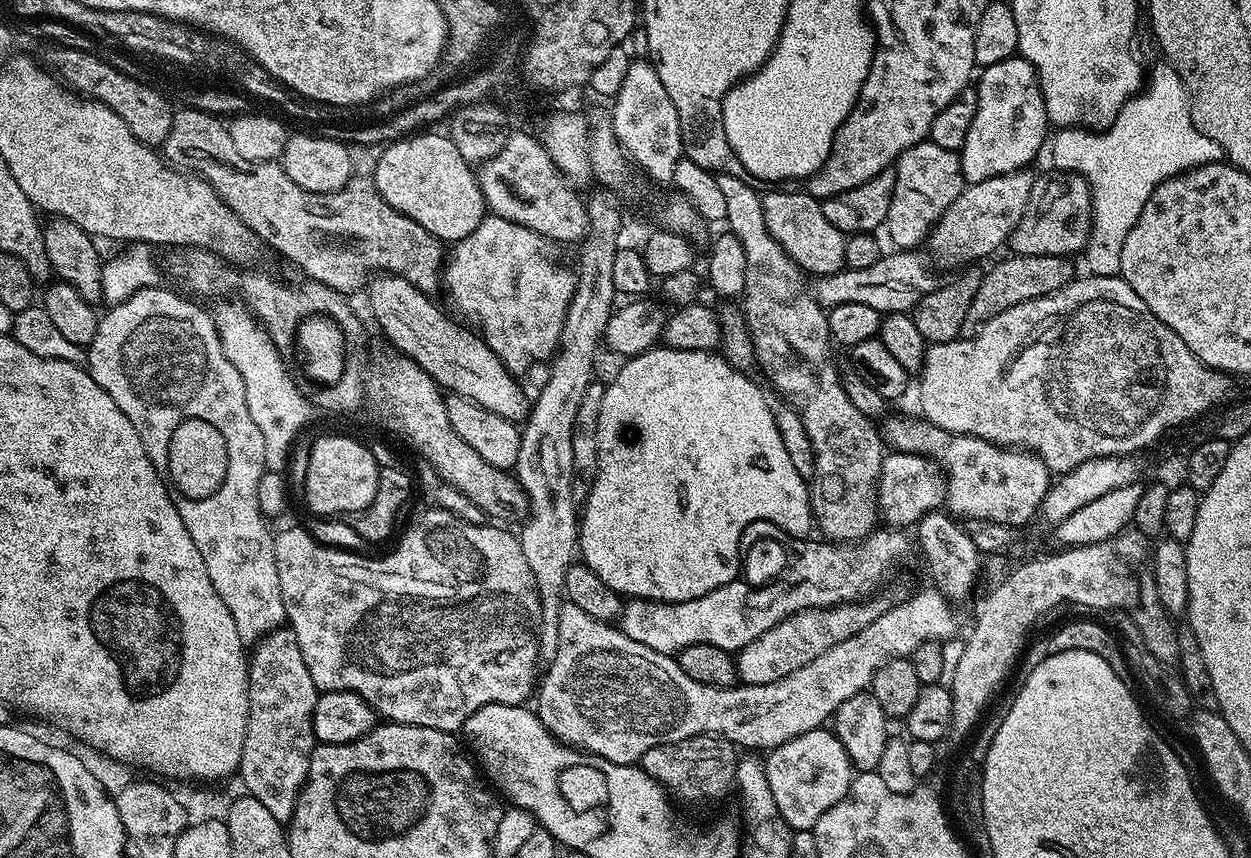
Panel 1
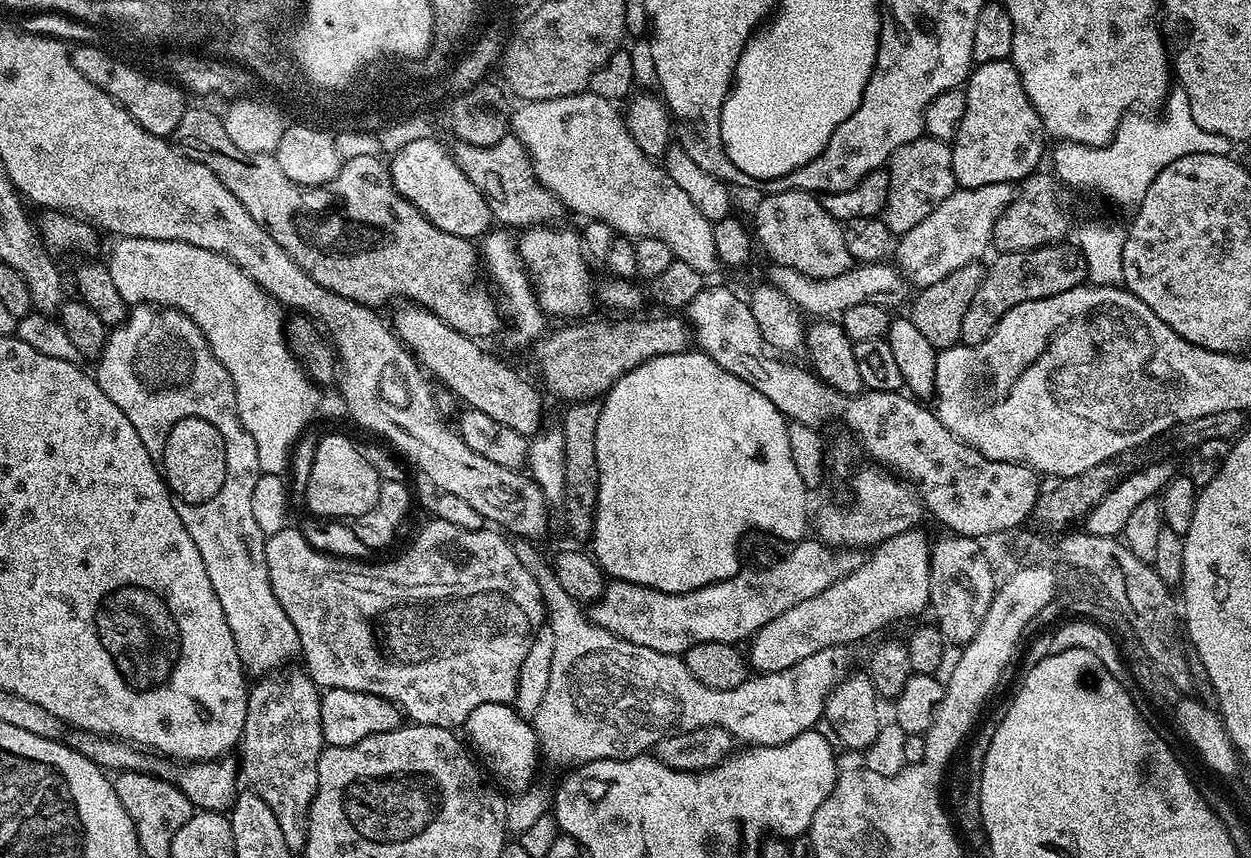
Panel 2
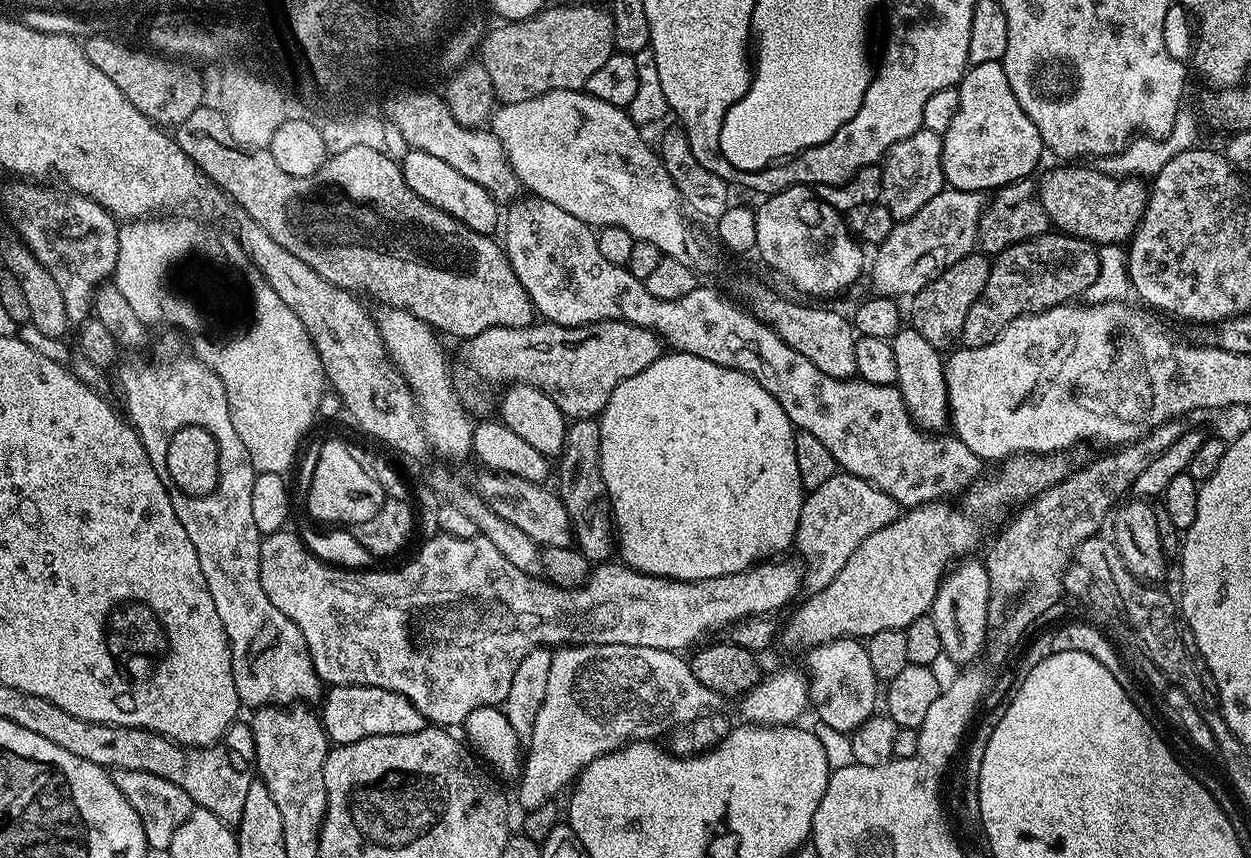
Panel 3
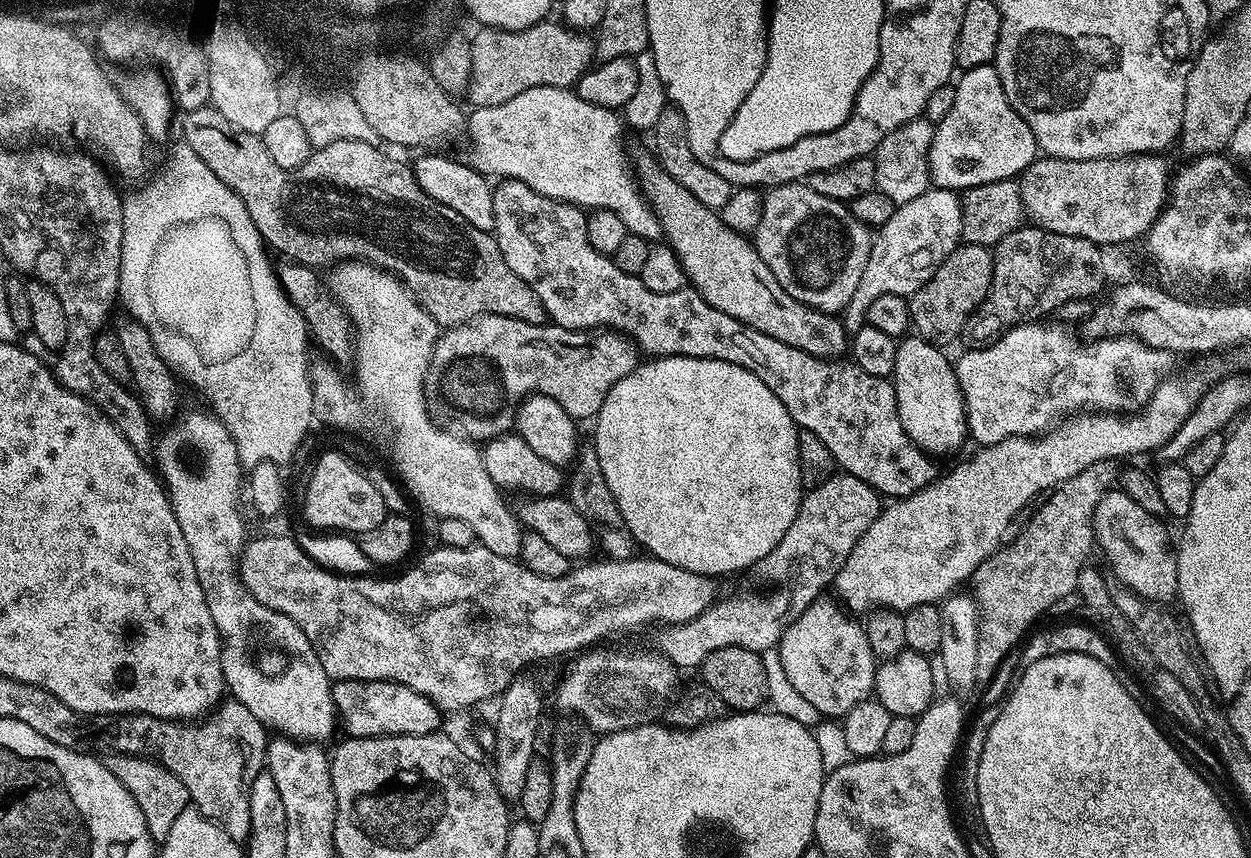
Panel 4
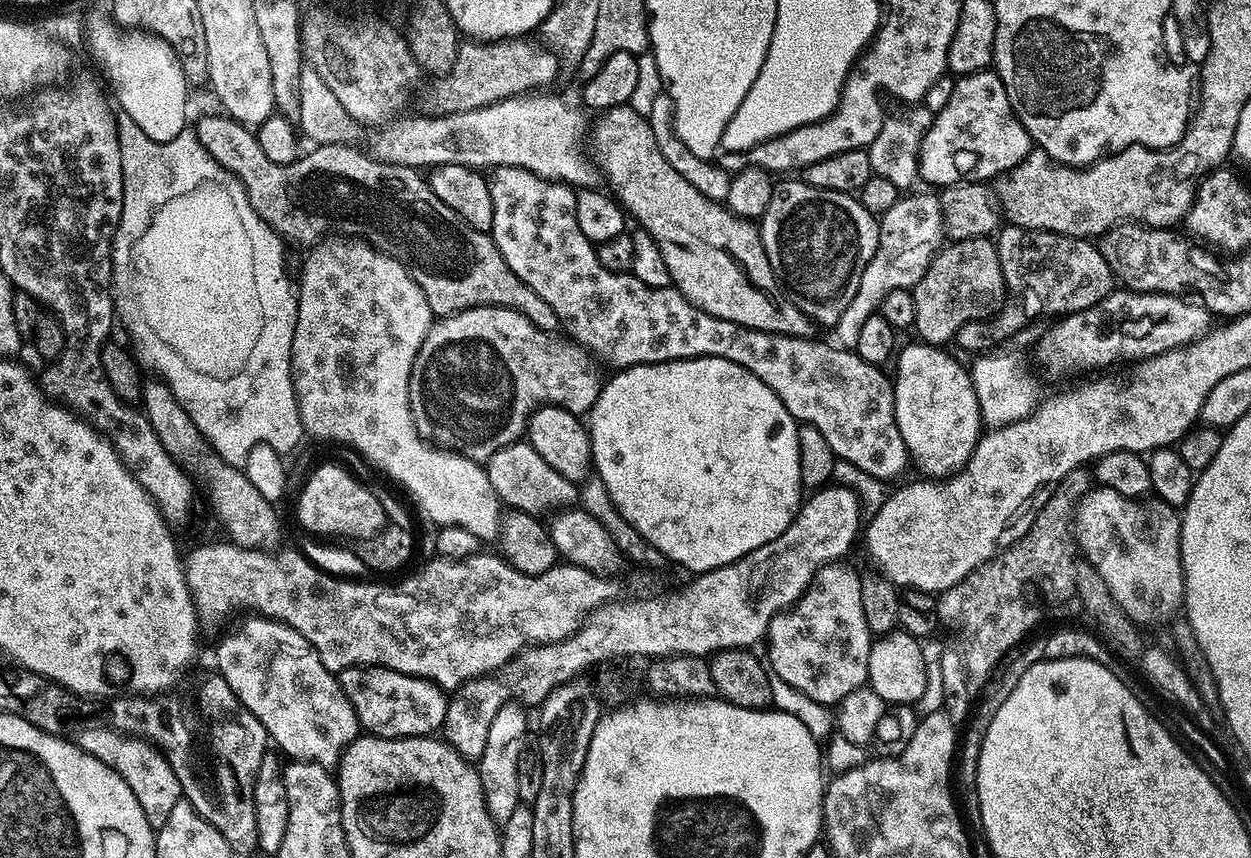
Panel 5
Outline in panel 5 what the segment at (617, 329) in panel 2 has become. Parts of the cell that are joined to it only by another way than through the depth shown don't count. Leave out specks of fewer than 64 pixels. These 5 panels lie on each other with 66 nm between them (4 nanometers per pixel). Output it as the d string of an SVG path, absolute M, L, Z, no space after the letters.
M486 306L485 308L462 310L453 316L441 316L433 323L432 328L426 334L426 338L414 360L410 376L412 417L416 422L416 428L425 440L445 450L461 452L463 456L471 460L487 462L495 452L502 450L507 444L517 443L525 435L528 417L543 405L554 404L556 407L565 408L570 414L579 417L591 412L602 387L602 375L600 376L600 368L596 365L596 361L598 361L597 357L576 340L564 334L542 330L538 326L534 326L534 322L530 322L522 314L518 314L509 308Z

